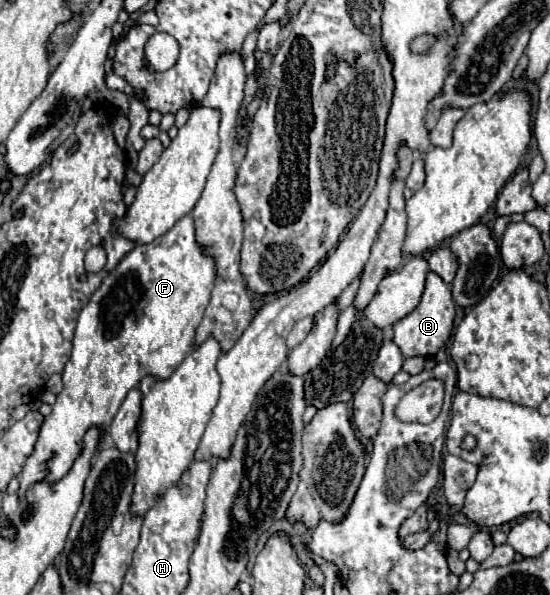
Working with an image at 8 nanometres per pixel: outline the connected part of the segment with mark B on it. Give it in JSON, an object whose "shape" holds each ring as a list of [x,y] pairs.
{"shape":[[[429,272],[427,274],[427,282],[425,282],[425,290],[423,290],[423,296],[421,296],[421,302],[417,304],[417,308],[411,314],[401,318],[393,326],[393,332],[395,332],[393,340],[401,348],[405,358],[409,358],[409,356],[435,356],[437,350],[451,336],[453,318],[455,318],[455,302],[453,302],[449,284],[445,284],[439,274]]]}

